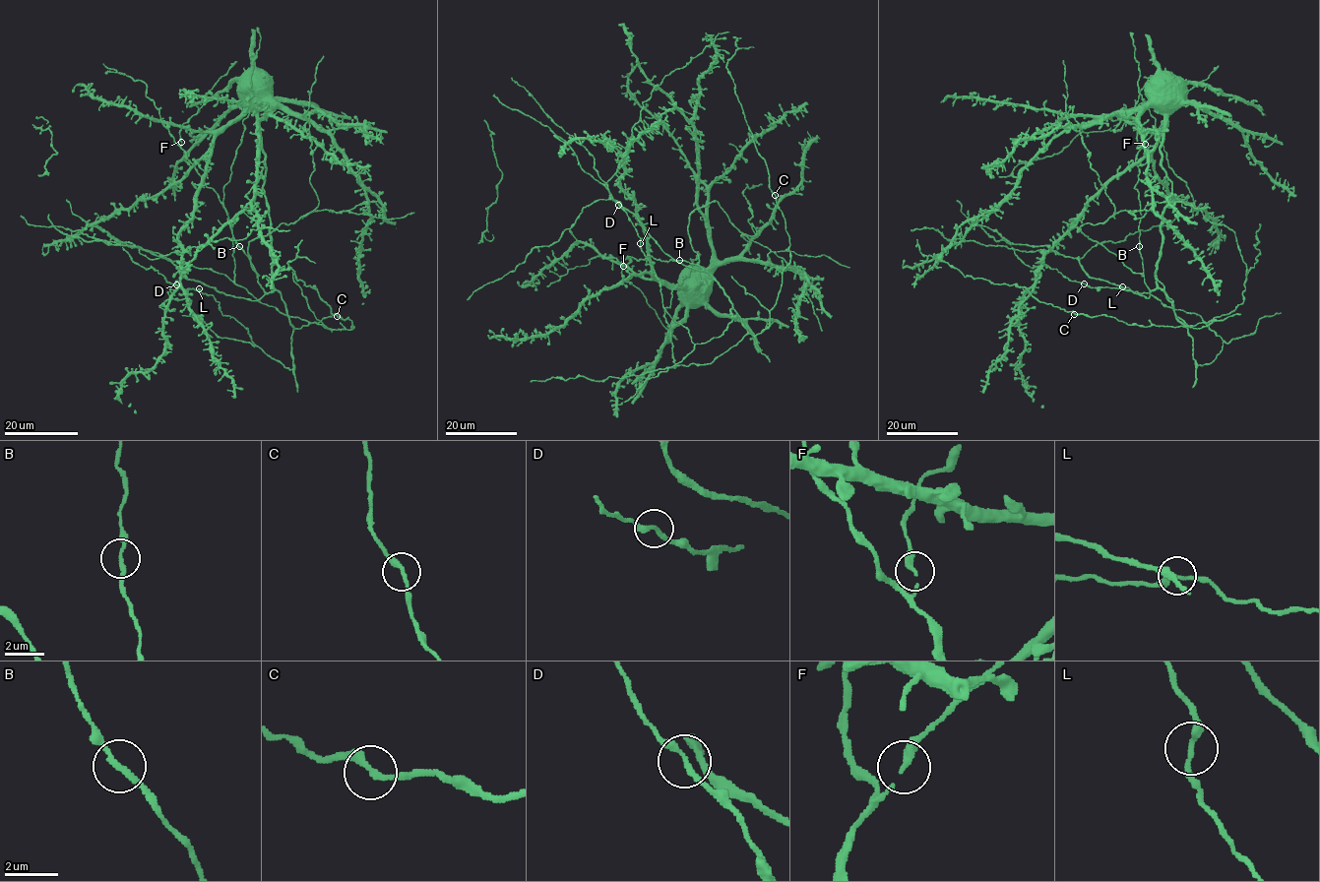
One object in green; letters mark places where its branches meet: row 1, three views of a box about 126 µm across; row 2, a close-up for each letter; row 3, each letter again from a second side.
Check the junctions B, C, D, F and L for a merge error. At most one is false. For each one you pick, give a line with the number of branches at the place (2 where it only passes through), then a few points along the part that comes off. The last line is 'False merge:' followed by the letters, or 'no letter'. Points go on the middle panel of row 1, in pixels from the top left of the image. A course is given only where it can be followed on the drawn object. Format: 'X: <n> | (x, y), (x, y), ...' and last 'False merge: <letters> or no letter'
False merge: no letter

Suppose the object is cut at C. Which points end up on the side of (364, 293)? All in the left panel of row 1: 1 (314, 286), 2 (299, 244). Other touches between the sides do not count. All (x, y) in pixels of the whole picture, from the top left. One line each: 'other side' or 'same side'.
1: other side
2: other side

